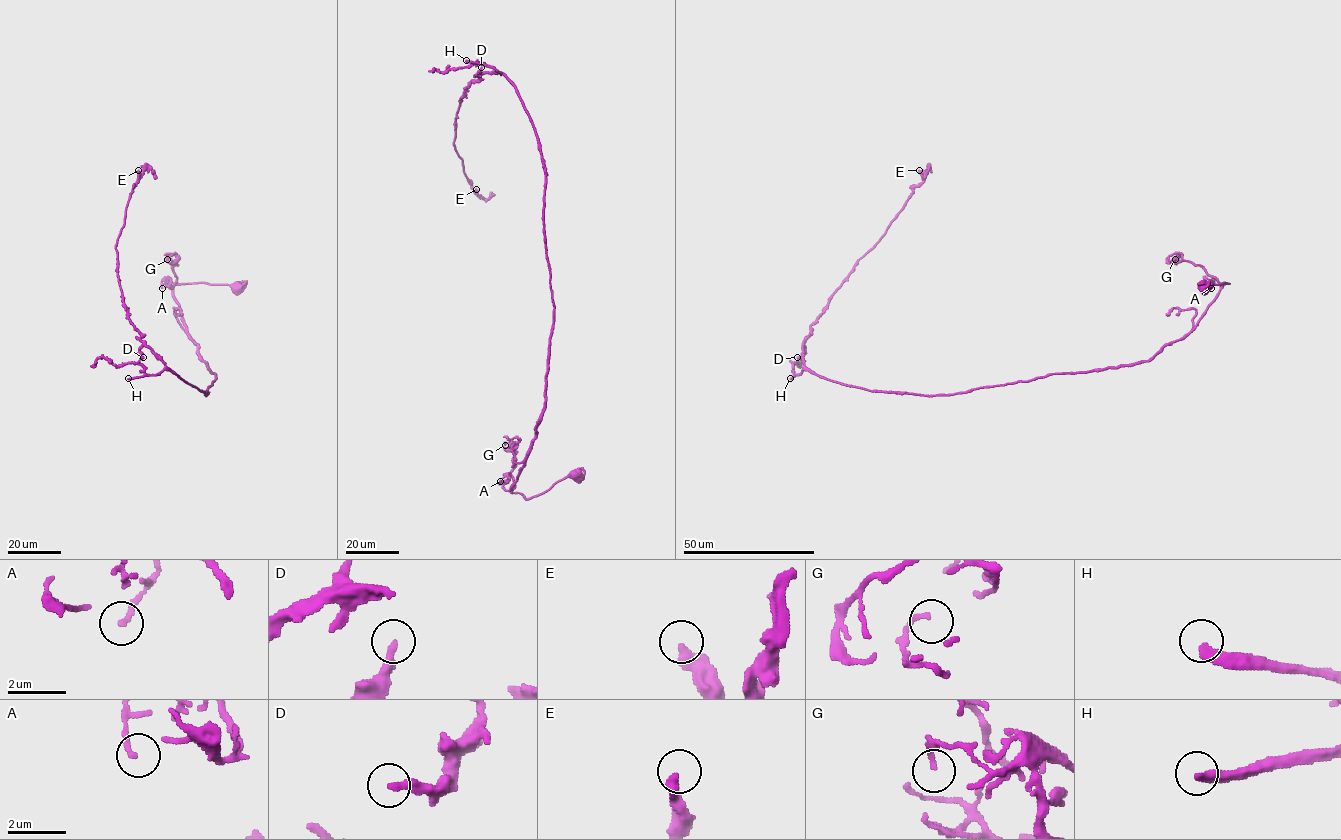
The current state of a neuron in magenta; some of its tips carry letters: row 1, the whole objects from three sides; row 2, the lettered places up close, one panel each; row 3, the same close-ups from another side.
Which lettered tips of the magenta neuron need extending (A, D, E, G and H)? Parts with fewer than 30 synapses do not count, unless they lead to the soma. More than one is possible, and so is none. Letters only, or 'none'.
H

